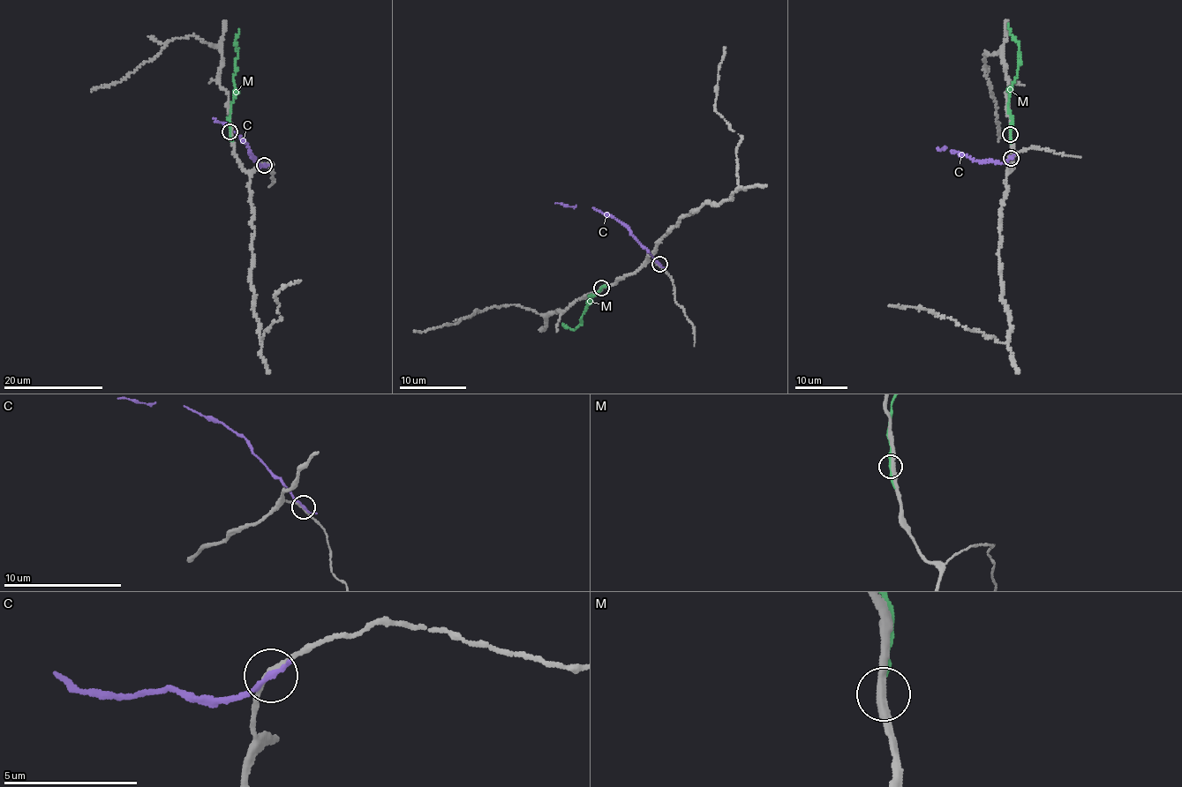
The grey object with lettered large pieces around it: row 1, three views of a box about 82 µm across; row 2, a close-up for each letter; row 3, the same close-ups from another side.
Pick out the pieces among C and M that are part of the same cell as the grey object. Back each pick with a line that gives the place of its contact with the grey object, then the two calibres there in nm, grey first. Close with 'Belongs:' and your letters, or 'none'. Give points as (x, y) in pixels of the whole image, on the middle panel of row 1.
Belongs: none

